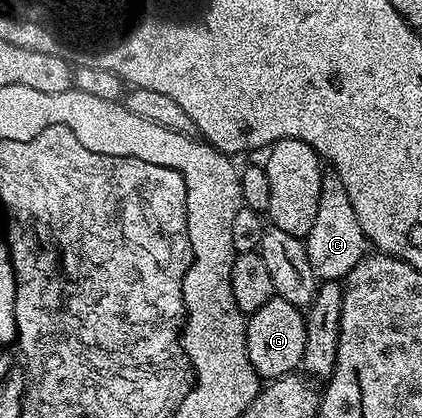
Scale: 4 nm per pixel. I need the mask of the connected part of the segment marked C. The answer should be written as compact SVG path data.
M330 176L322 181L321 195L317 204L317 215L309 226L309 235L304 235L303 238L305 251L311 260L311 268L318 279L344 279L344 274L352 275L366 261L365 249L370 249L371 243L355 216L340 178Z

